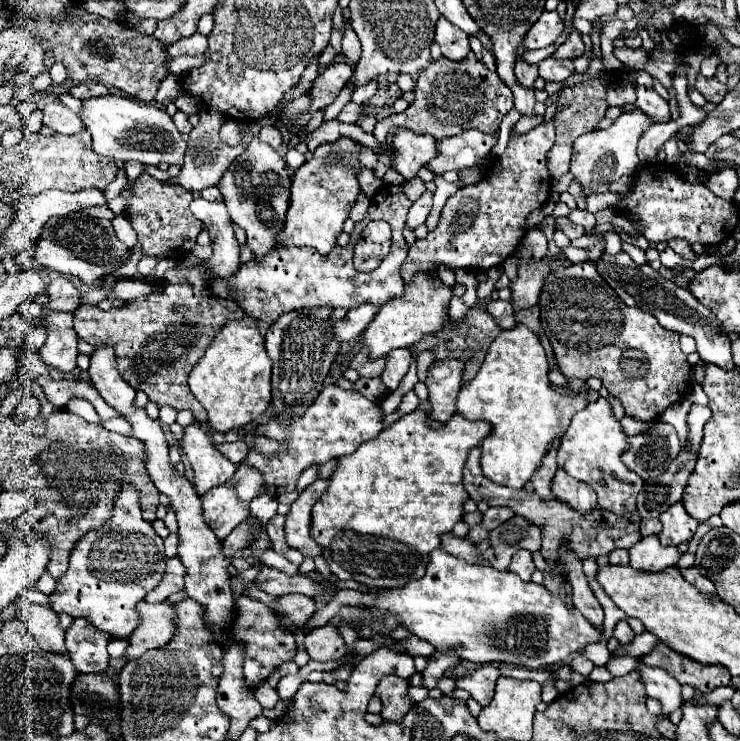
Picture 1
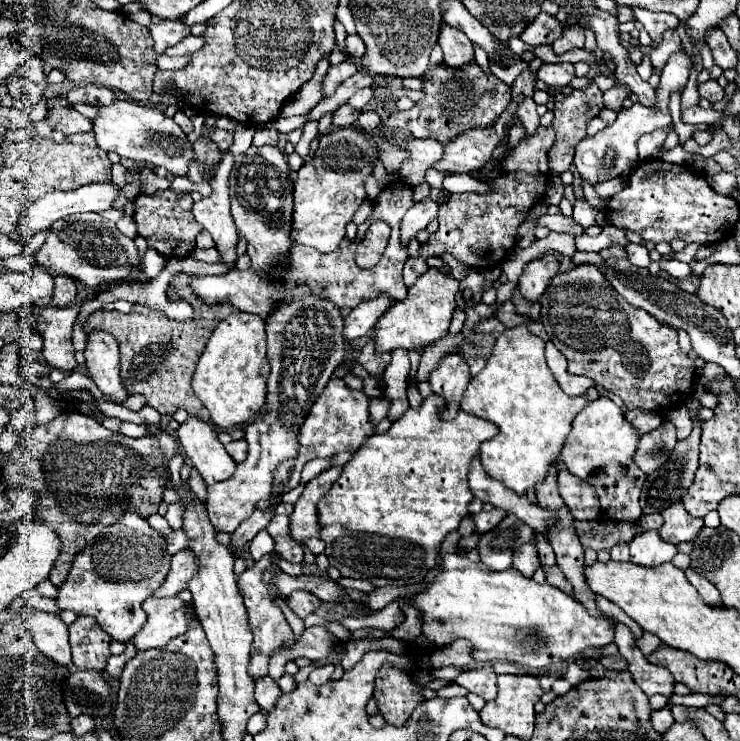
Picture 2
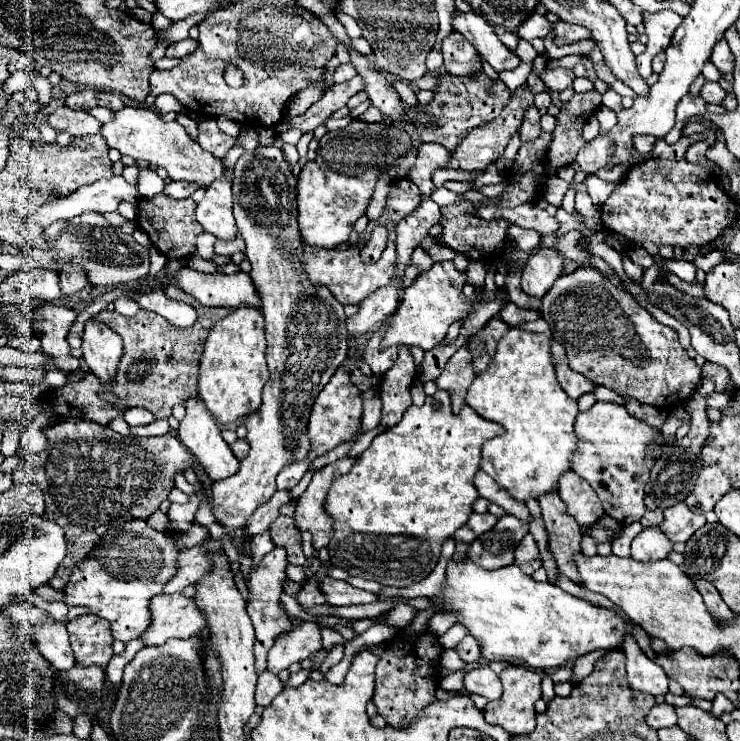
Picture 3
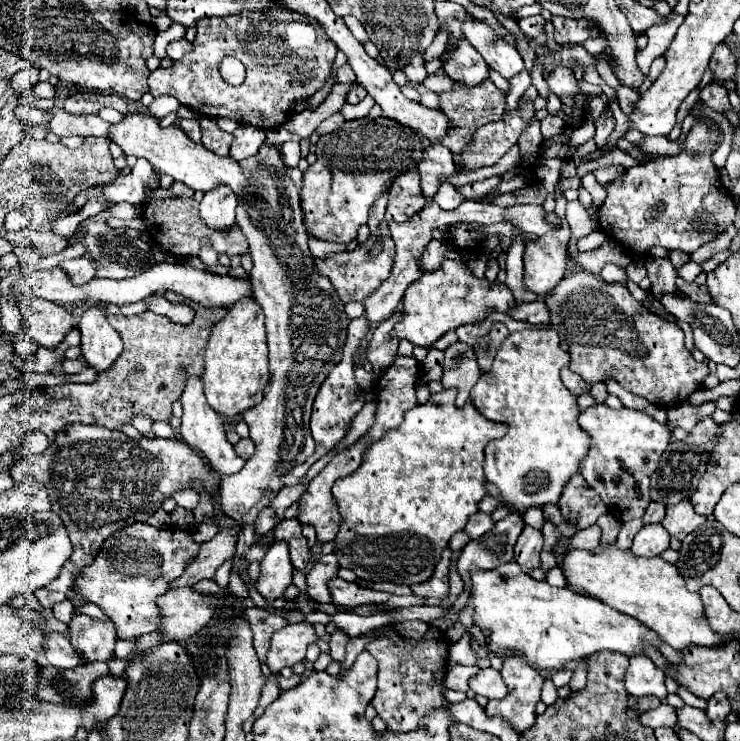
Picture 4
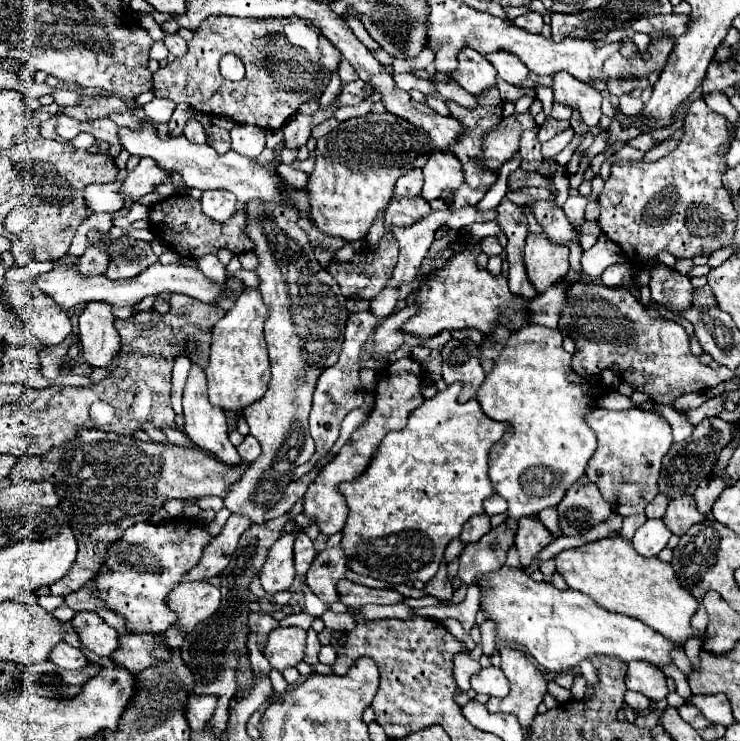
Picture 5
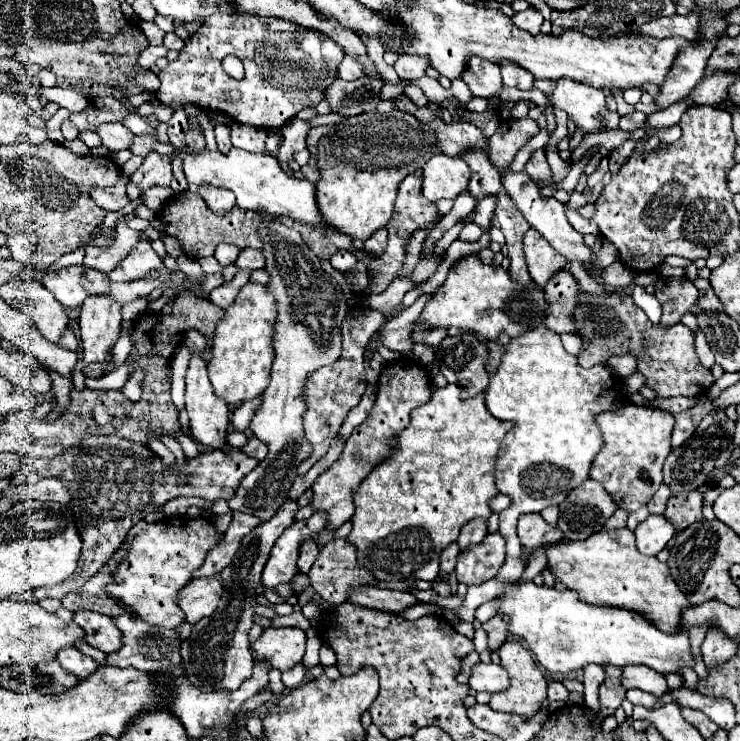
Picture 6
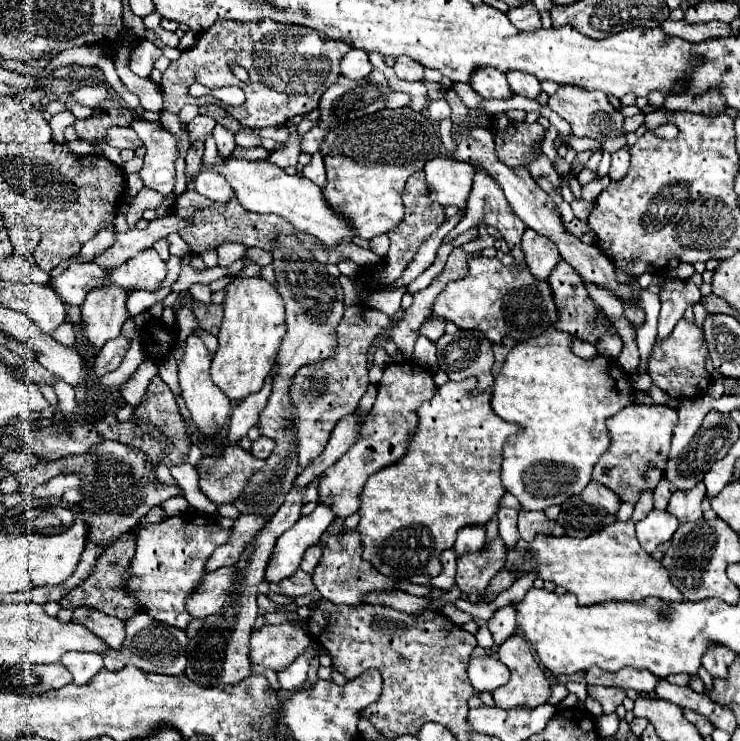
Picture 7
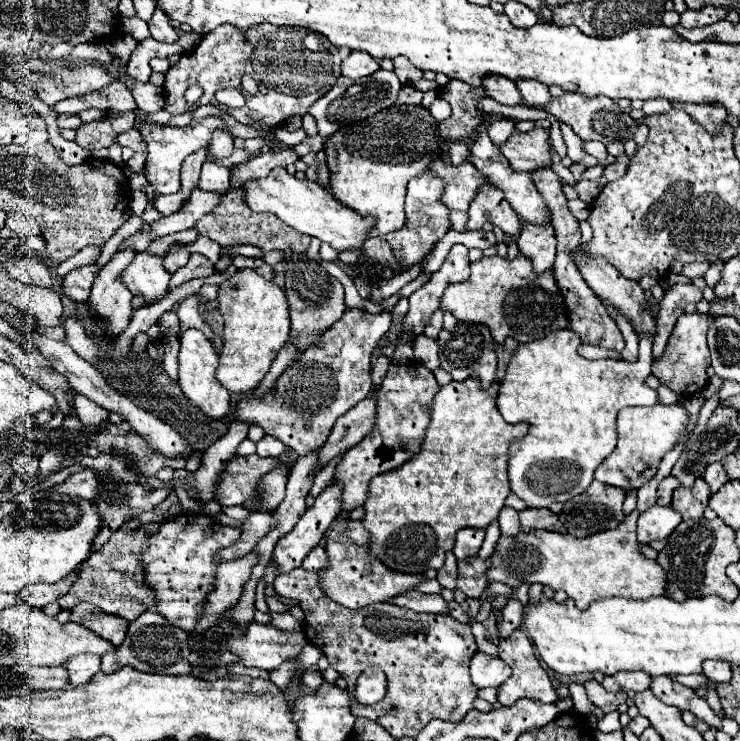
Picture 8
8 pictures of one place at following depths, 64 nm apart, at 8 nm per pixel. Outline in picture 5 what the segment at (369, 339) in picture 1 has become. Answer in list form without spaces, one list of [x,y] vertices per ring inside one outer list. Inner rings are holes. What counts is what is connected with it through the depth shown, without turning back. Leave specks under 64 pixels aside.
[[[460,252],[456,256],[452,256],[444,268],[436,270],[434,274],[430,274],[426,278],[426,282],[416,288],[416,298],[414,298],[414,304],[416,304],[416,314],[404,322],[402,326],[402,332],[404,334],[412,334],[416,338],[432,338],[436,334],[440,334],[442,330],[460,330],[460,328],[478,328],[480,332],[484,334],[490,334],[490,330],[496,326],[496,320],[500,316],[506,316],[512,324],[514,324],[514,330],[520,330],[528,318],[530,318],[530,312],[528,312],[528,302],[526,298],[522,296],[514,296],[508,288],[508,280],[502,278],[502,276],[490,276],[486,270],[480,270],[476,268],[476,258],[468,252]]]

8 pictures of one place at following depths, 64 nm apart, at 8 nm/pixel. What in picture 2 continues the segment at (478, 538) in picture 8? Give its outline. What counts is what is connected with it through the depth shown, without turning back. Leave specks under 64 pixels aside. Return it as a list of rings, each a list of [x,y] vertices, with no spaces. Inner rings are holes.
[[[490,510],[490,512],[480,512],[480,514],[476,514],[476,516],[474,516],[476,532],[484,534],[484,532],[492,530],[504,516],[506,516],[506,512],[502,512],[502,510]]]

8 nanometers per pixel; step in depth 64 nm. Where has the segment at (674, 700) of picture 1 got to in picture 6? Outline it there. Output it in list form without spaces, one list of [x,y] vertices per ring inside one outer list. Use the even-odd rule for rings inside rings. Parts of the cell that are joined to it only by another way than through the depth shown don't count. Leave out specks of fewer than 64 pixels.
[[[634,664],[624,668],[622,682],[624,682],[624,688],[638,688],[654,696],[664,696],[668,690],[666,678],[660,676],[660,672],[652,672],[650,668],[640,668]]]

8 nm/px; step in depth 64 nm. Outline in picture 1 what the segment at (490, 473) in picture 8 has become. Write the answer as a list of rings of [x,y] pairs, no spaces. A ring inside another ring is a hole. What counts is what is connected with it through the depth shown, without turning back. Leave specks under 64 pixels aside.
[[[430,402],[420,406],[384,428],[376,438],[360,444],[354,454],[340,456],[330,484],[312,508],[310,536],[322,546],[322,556],[338,580],[354,580],[368,588],[396,588],[408,580],[420,580],[426,572],[428,554],[440,546],[440,536],[450,532],[464,516],[462,504],[468,494],[462,486],[464,460],[472,446],[490,434],[488,422],[472,422],[454,414],[442,428],[426,426]]]

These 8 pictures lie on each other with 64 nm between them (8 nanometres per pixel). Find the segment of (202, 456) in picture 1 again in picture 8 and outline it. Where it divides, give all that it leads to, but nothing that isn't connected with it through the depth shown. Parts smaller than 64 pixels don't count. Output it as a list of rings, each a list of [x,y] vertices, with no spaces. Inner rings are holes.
[[[190,328],[188,332],[182,334],[178,364],[180,364],[178,382],[180,382],[180,388],[184,392],[184,398],[194,408],[198,408],[204,416],[208,416],[212,420],[226,418],[230,414],[230,394],[228,394],[228,390],[224,390],[224,386],[214,376],[216,366],[218,366],[218,352],[214,350],[210,340],[200,330]]]

